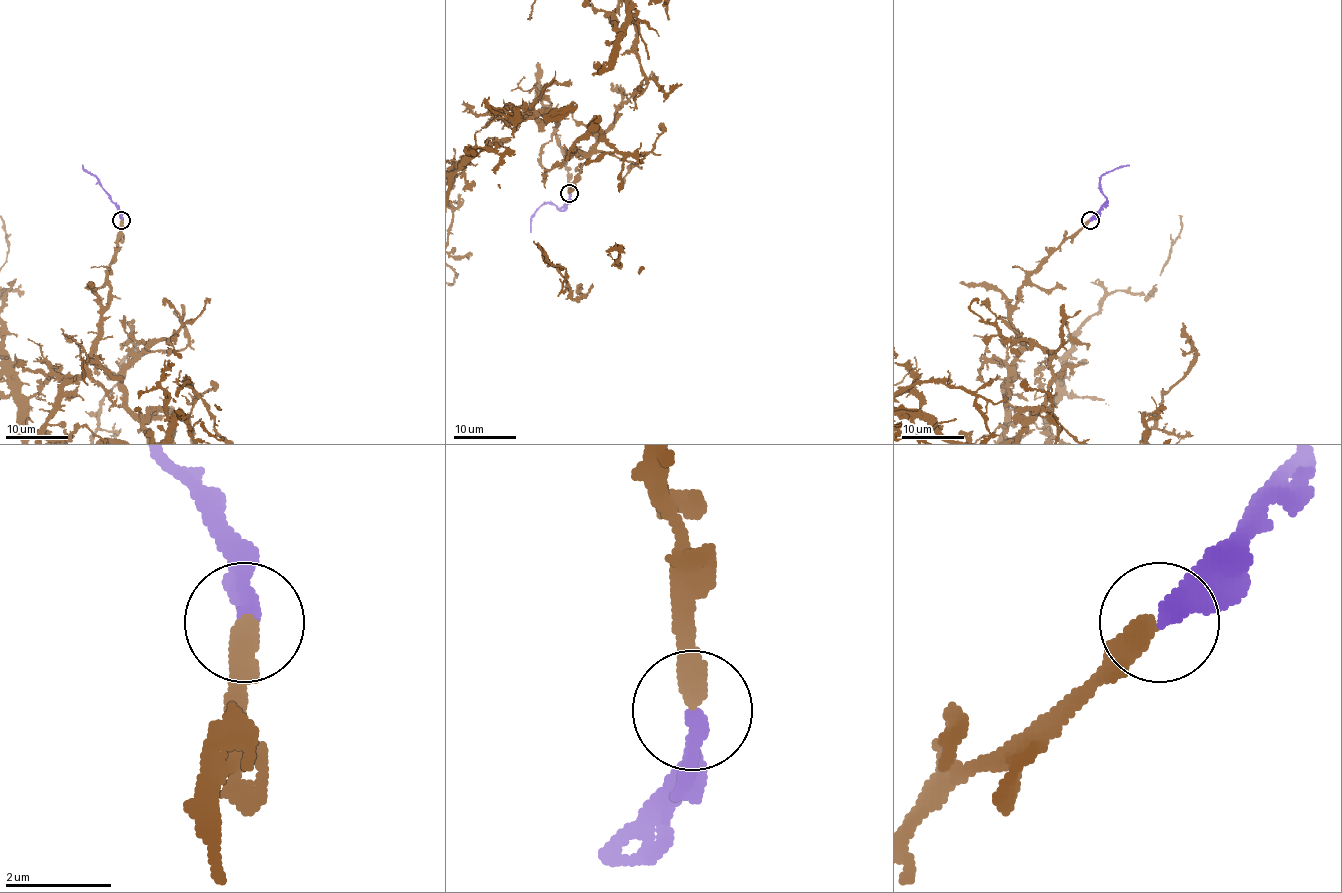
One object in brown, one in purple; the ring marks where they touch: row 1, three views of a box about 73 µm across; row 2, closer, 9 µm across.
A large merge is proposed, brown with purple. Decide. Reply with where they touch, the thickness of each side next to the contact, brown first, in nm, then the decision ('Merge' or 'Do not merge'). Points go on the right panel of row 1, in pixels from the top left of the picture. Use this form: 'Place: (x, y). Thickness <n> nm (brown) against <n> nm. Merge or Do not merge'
Place: (1090, 220). Thickness 440 nm (brown) against 340 nm. Merge

